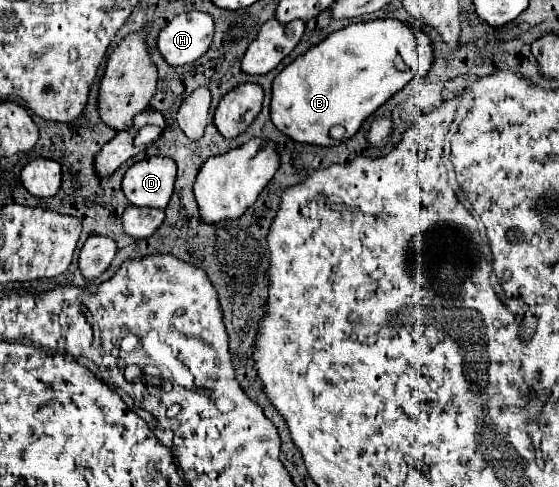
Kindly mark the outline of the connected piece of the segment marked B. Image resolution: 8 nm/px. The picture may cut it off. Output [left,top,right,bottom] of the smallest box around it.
[270,19,432,147]

